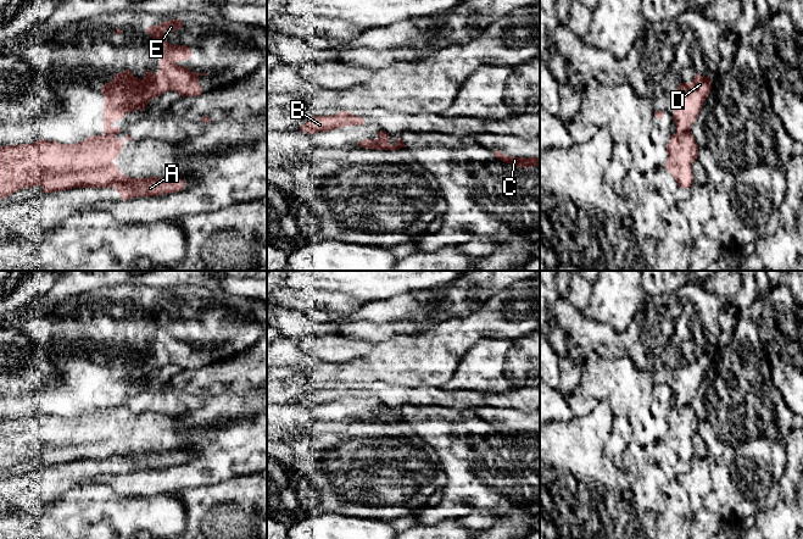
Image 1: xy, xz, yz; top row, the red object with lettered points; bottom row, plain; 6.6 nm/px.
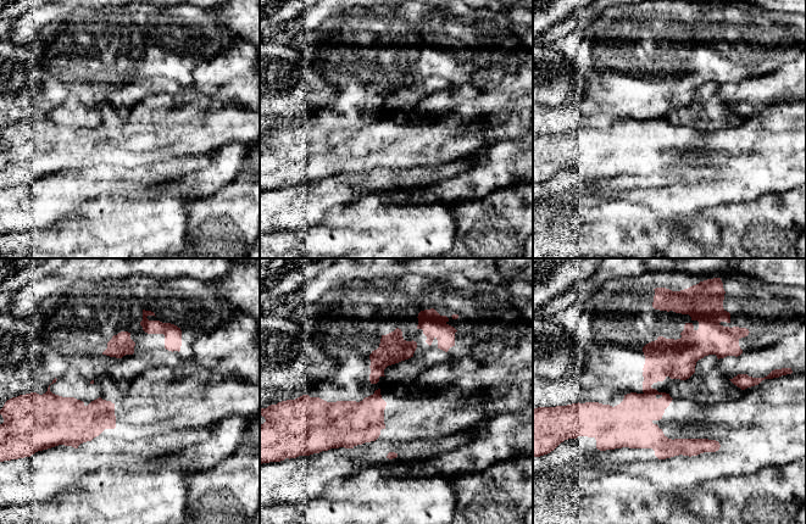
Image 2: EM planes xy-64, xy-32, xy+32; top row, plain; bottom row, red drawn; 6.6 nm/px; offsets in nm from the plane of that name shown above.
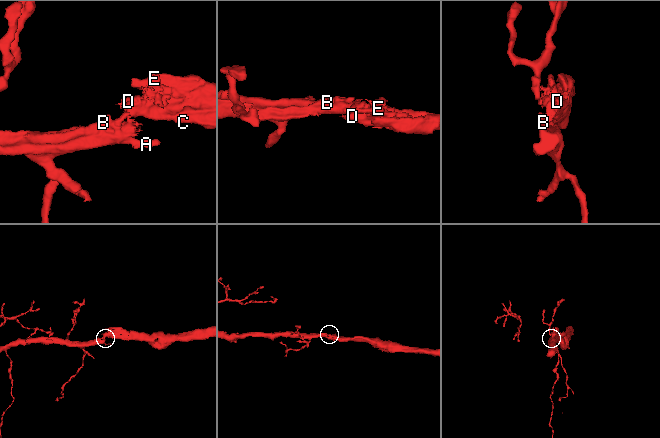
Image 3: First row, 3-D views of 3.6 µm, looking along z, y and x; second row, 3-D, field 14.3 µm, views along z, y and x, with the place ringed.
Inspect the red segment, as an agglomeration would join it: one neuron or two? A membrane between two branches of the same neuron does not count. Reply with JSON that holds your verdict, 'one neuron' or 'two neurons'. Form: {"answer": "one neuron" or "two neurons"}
{"answer": "two neurons"}

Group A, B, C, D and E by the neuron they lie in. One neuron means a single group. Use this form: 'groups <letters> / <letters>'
groups A B / C D E

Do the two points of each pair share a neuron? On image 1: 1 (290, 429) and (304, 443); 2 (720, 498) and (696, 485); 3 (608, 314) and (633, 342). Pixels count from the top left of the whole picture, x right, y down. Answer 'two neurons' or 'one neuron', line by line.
1: two neurons
2: two neurons
3: two neurons

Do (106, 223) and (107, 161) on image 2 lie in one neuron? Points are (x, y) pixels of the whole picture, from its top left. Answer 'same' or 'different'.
different

